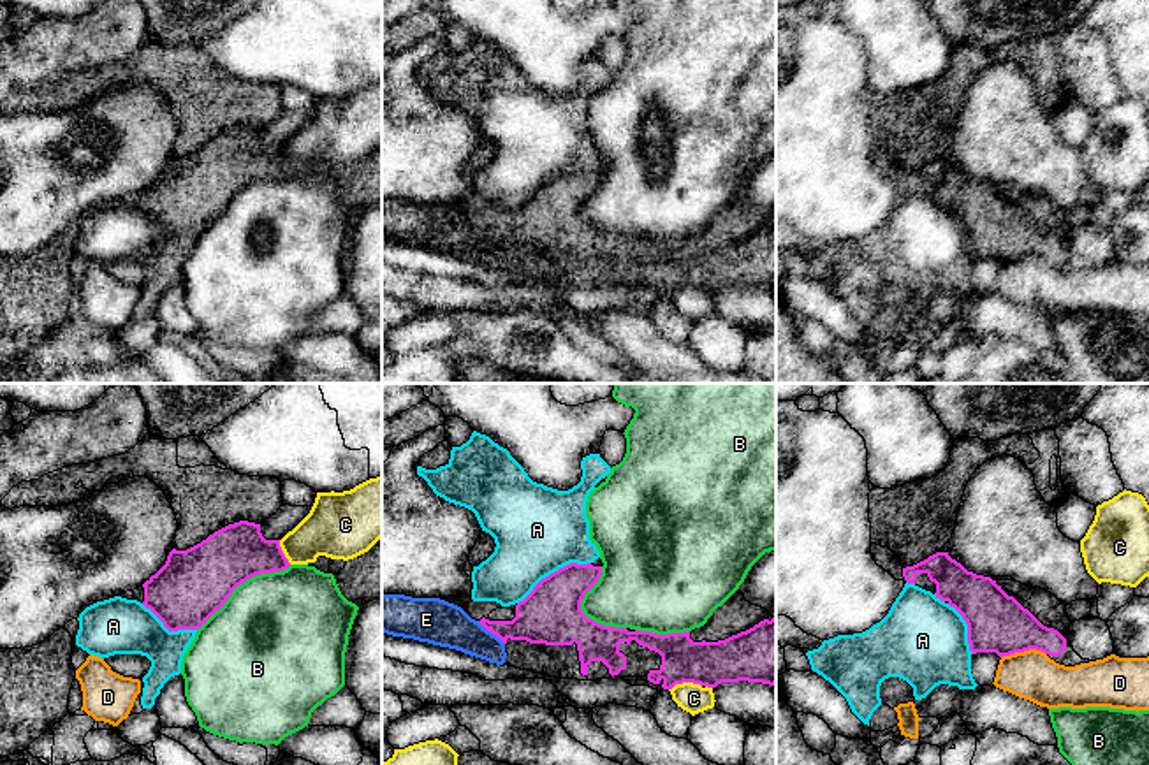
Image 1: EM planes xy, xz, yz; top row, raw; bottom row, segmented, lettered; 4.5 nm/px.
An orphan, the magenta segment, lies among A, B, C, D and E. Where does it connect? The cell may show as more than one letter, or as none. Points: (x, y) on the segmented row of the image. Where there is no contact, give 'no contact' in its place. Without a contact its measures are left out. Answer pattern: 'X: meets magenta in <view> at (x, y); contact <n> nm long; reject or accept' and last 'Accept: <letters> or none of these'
A: meets magenta in xz at (555, 572); contact 380 nm long; reject
B: meets magenta in xy at (241, 582); contact 550 nm long; reject
C: meets magenta in xz at (685, 681); contact 150 nm long; reject
D: meets magenta in yz at (1023, 651); contact 200 nm long; reject
E: meets magenta in xz at (491, 632); contact 170 nm long; reject
Accept: none of these

